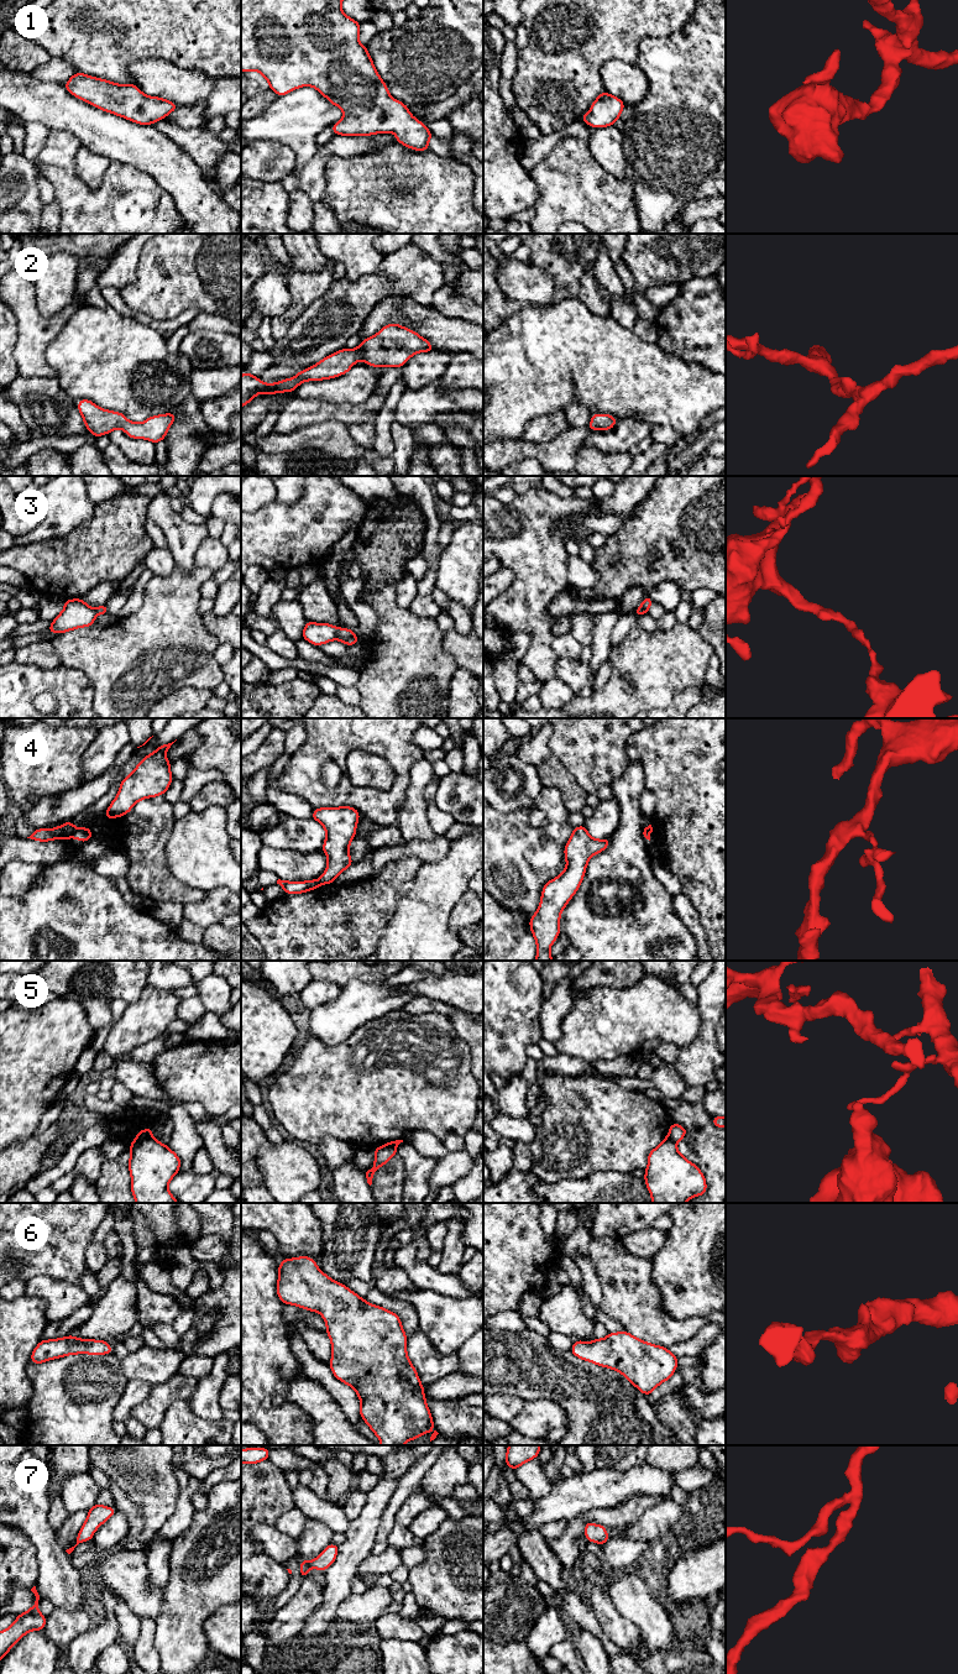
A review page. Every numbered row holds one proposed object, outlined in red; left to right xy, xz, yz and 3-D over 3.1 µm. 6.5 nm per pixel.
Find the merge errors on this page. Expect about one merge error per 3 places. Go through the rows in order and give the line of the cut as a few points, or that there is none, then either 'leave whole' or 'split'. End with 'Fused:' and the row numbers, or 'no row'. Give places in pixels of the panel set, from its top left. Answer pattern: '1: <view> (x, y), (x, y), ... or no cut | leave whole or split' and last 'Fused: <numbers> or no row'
1: no cut | leave whole
2: no cut | leave whole
3: xz (336, 628), (338, 638) | split
4: xy (78, 828), (72, 836) | split
5: xy (152, 1136), (136, 1139) | split
6: no cut | leave whole
7: no cut | leave whole
Fused: 3, 4, 5

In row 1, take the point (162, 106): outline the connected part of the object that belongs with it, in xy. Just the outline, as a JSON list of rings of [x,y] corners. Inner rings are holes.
[[[80,72],[72,75],[64,87],[75,98],[140,125],[163,120],[179,108],[169,100],[145,95],[135,84],[116,84]]]

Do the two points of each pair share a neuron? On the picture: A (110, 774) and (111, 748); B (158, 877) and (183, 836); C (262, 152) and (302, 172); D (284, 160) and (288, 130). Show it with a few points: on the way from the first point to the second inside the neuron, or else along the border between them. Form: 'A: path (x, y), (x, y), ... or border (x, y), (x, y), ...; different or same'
A: border (111, 764), (99, 775), (85, 783); different
B: border (169, 833), (165, 862), (184, 884); different
C: border (297, 163), (292, 172); different
D: border (258, 139), (284, 142), (293, 151), (297, 162); different

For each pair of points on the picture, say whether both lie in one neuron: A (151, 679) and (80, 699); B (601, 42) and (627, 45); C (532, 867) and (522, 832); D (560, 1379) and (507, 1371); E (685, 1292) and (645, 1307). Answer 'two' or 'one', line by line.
A: two
B: one
C: one
D: one
E: two

